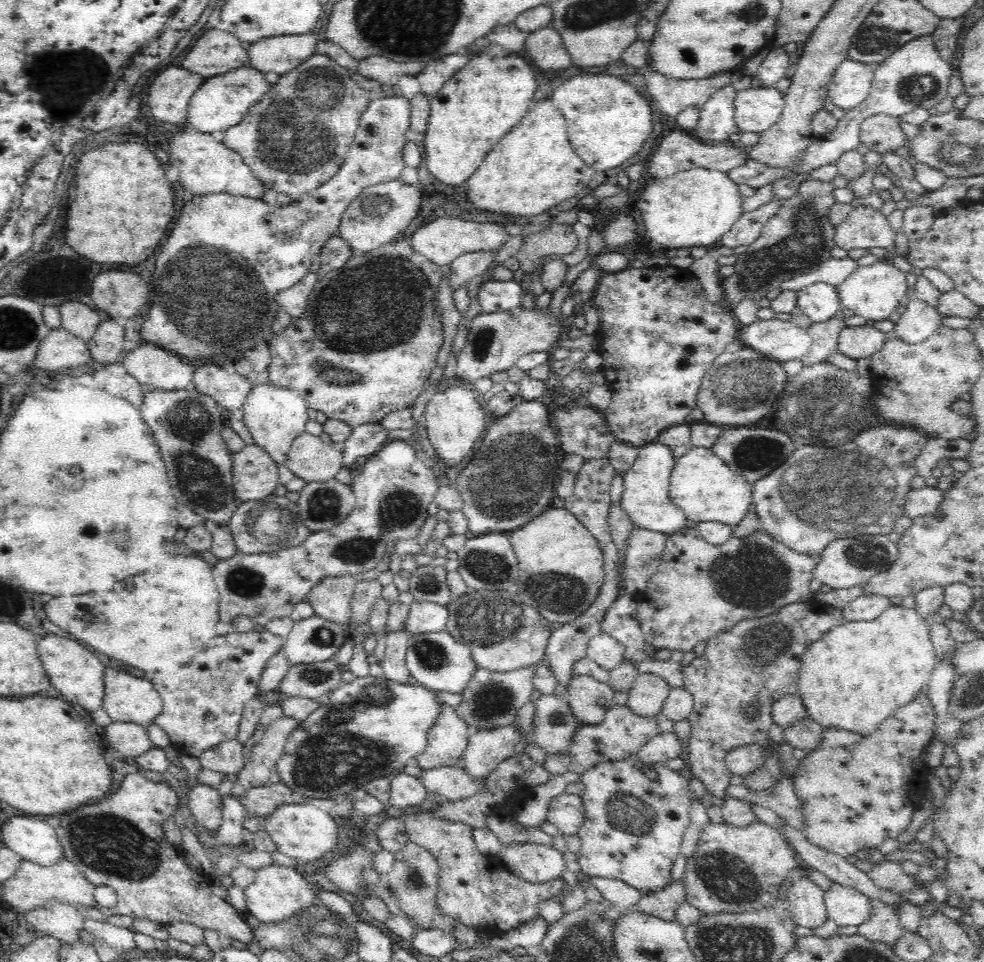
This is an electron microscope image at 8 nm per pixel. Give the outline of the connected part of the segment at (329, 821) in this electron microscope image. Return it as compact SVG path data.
M285 804L263 820L264 829L276 843L277 850L294 858L298 863L312 862L328 854L338 842L338 823L329 812L312 804Z

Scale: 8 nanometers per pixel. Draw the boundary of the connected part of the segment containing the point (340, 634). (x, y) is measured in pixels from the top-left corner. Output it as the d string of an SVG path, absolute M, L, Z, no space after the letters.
M313 614L295 622L283 648L292 665L310 664L333 659L349 637L346 623L329 621Z

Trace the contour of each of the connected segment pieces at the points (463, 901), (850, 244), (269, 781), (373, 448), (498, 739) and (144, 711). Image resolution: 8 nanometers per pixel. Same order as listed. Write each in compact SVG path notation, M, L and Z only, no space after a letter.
M412 813L403 817L410 841L432 852L440 865L436 905L442 913L472 927L484 931L489 937L498 937L531 921L538 915L538 906L548 898L560 897L563 892L562 877L548 882L528 882L515 874L499 856L481 854L472 837L473 828L463 822L452 822L430 813Z
M859 205L836 226L835 245L845 250L894 245L896 234L880 209Z
M284 715L266 727L259 744L253 747L249 762L237 772L231 790L234 797L243 797L255 786L273 785L281 781L276 763L284 753L290 733L299 727L300 721Z
M366 423L353 427L350 436L344 441L344 449L341 453L343 468L350 469L357 462L357 458L370 458L377 454L383 444L388 442L389 431L380 423Z
M517 724L494 730L472 730L468 746L460 760L463 769L473 780L485 780L503 760L515 755L520 744Z
M106 667L103 710L114 722L135 722L148 727L161 713L162 697L154 690L150 677L136 677Z

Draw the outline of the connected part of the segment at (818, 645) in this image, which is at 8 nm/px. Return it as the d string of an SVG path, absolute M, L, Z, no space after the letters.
M892 605L874 620L846 621L831 628L820 640L813 642L801 660L799 693L808 717L825 729L834 727L860 735L870 735L896 709L914 700L927 687L936 663L936 651L930 638L930 622L915 608Z

